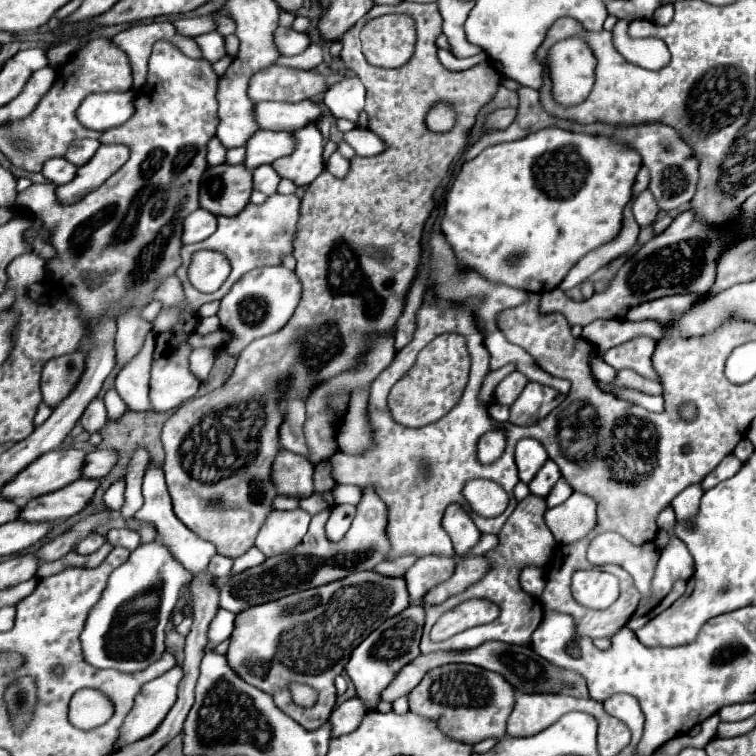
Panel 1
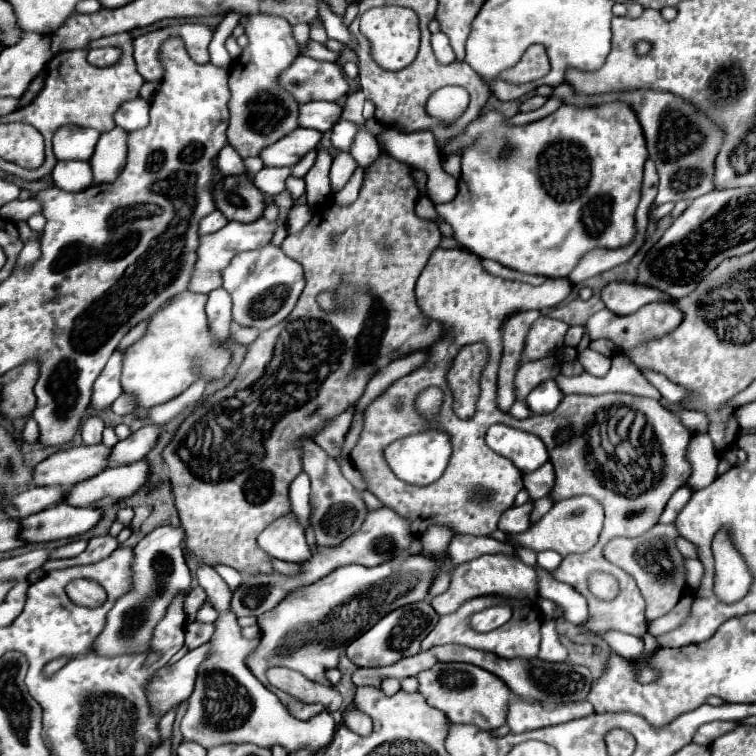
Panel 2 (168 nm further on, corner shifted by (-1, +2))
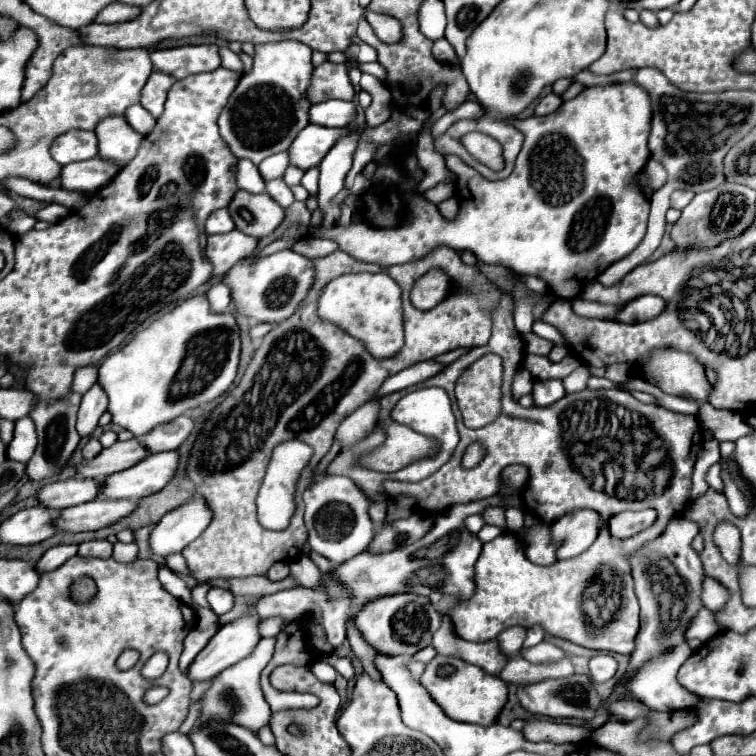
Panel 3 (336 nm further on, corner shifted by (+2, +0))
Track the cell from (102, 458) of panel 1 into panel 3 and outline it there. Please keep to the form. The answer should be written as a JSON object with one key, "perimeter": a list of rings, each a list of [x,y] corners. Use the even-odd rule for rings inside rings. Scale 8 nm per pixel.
{"perimeter":[[[180,415],[170,423],[164,423],[160,427],[154,427],[148,435],[138,437],[138,441],[150,451],[150,453],[160,453],[160,451],[172,451],[176,449],[192,431],[194,421],[188,415]]]}

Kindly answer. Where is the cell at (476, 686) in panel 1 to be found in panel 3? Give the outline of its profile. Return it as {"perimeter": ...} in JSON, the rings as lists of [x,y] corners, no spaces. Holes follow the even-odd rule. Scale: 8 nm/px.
{"perimeter":[[[436,655],[428,665],[426,671],[420,677],[420,683],[426,687],[432,699],[444,709],[448,717],[454,721],[464,723],[476,723],[476,725],[494,725],[498,723],[498,717],[508,703],[508,685],[494,675],[488,675],[476,665],[470,665],[456,657],[442,657]]]}

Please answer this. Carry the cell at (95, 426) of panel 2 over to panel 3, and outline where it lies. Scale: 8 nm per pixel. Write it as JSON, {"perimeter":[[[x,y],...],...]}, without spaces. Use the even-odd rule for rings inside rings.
{"perimeter":[[[90,437],[90,439],[84,443],[84,447],[82,447],[82,455],[84,455],[84,459],[92,459],[92,457],[96,457],[98,451],[102,451],[102,445],[100,445],[100,441],[98,441],[96,437]]]}

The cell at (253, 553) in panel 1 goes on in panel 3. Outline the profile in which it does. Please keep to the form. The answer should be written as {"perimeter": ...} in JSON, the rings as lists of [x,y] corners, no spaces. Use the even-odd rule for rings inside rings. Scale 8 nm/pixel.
{"perimeter":[[[300,555],[298,559],[290,561],[290,577],[302,585],[302,587],[316,587],[320,585],[320,579],[322,579],[322,573],[320,569],[310,561],[308,555]]]}

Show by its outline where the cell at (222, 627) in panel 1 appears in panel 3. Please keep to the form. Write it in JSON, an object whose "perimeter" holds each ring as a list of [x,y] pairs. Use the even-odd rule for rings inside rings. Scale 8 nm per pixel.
{"perimeter":[[[266,619],[260,623],[260,635],[262,637],[276,637],[282,629],[282,619]]]}

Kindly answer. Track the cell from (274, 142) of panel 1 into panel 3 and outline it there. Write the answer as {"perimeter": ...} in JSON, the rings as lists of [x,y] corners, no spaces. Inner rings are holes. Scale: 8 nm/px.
{"perimeter":[[[306,125],[288,149],[290,165],[310,169],[322,161],[330,147],[346,133],[346,129],[328,129],[320,125]]]}

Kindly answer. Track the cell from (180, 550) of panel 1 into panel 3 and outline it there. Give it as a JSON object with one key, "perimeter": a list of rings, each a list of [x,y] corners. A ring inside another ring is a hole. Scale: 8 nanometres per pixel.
{"perimeter":[[[260,639],[258,645],[254,647],[254,651],[242,659],[240,663],[230,665],[228,669],[220,671],[214,679],[208,691],[204,691],[204,695],[200,697],[200,715],[194,723],[192,731],[202,729],[204,725],[208,725],[210,721],[218,721],[218,723],[234,723],[240,727],[250,729],[254,735],[258,735],[258,731],[266,725],[270,725],[270,717],[272,717],[272,709],[268,707],[262,689],[260,689],[260,671],[266,667],[266,663],[270,661],[272,653],[274,653],[274,639]]]}

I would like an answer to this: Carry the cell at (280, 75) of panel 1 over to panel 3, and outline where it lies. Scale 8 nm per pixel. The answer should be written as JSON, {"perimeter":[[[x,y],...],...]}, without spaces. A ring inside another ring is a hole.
{"perimeter":[[[324,61],[322,65],[314,67],[312,79],[306,91],[306,97],[310,103],[322,103],[330,99],[352,101],[354,95],[356,91],[348,79],[346,65]]]}

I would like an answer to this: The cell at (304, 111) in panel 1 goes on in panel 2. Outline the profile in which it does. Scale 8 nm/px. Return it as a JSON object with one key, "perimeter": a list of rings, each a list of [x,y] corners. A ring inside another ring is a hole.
{"perimeter":[[[309,101],[301,105],[299,125],[311,127],[317,131],[329,131],[341,119],[343,107],[329,101]]]}

